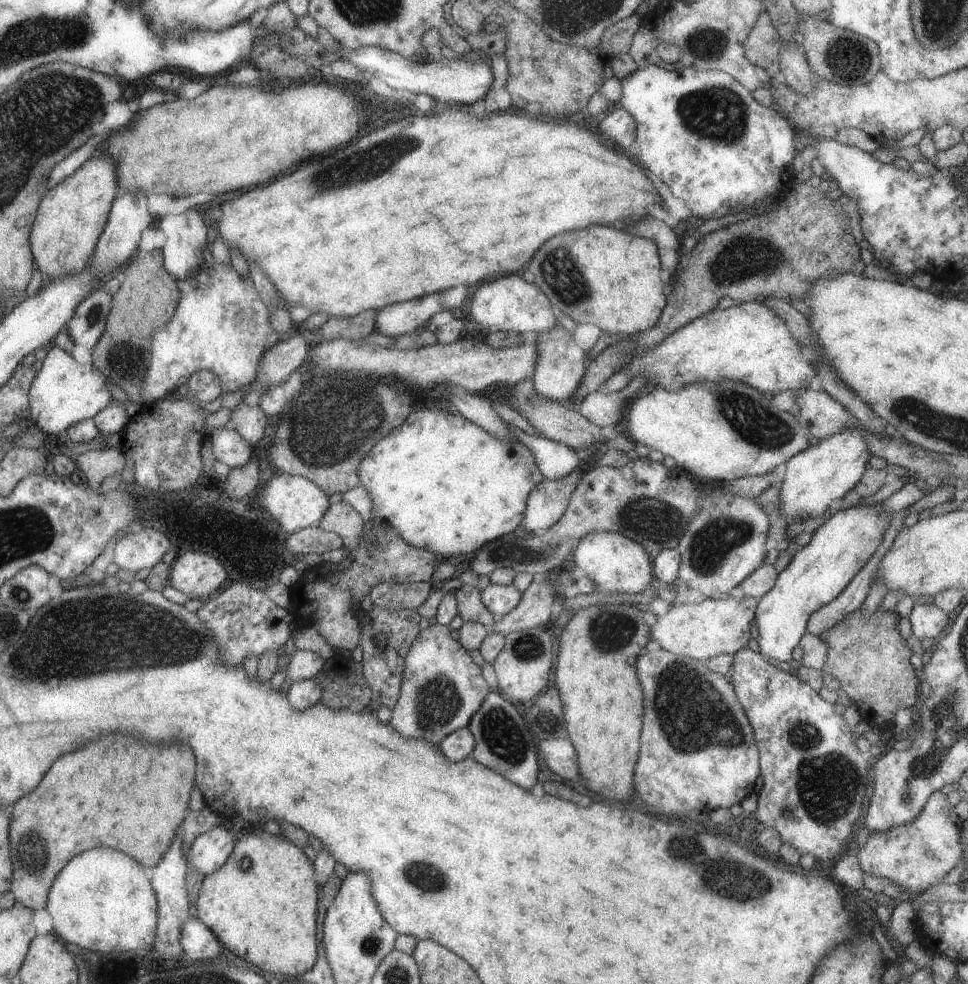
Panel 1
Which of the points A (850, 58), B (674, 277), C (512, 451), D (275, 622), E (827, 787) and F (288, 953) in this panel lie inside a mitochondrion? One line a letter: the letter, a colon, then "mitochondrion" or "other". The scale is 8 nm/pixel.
A: mitochondrion
B: other
C: other
D: other
E: mitochondrion
F: other

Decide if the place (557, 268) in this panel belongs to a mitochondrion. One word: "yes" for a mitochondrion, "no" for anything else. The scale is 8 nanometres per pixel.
yes

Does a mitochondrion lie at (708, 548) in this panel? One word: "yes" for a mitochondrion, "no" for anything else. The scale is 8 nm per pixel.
yes

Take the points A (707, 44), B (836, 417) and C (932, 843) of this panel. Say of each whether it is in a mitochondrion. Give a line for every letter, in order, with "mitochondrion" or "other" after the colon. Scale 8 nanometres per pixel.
A: mitochondrion
B: other
C: other

